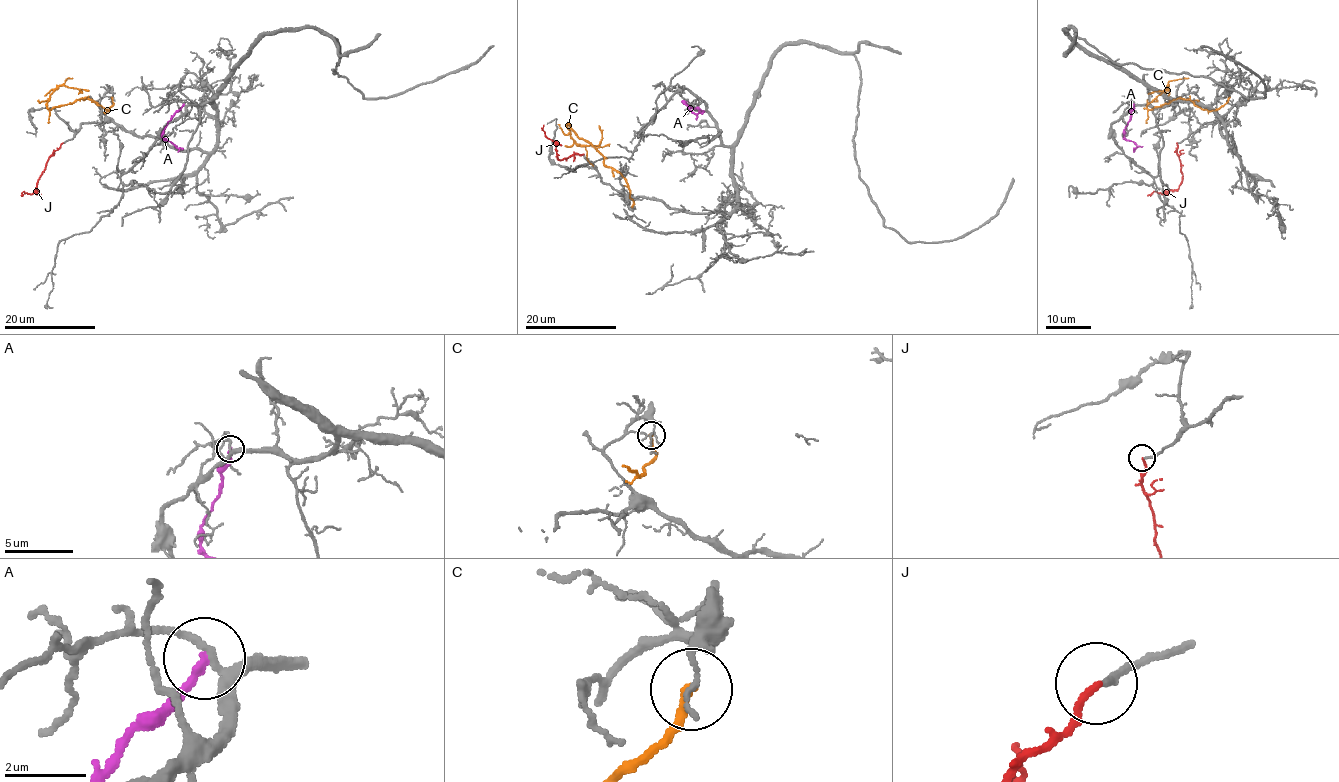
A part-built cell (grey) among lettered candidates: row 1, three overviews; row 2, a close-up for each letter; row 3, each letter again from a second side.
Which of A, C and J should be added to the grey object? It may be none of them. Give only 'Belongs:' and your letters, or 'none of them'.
Belongs: J

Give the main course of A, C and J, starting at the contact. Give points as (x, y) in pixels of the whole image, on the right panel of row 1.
A: (1133, 104), (1123, 136), (1136, 145), (1133, 149)
C: (1229, 97), (1211, 111), (1179, 98), (1150, 109), (1147, 107), (1167, 86), (1166, 90), (1148, 94)
J: (1177, 142), (1181, 184), (1175, 190), (1147, 196)

